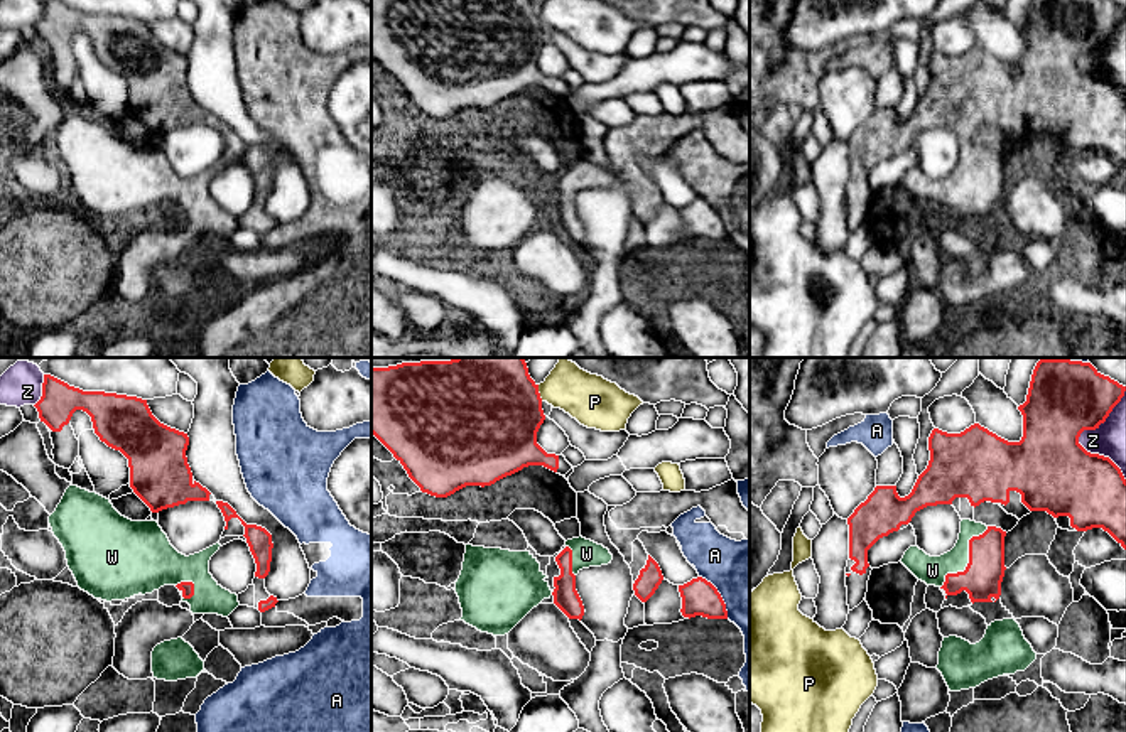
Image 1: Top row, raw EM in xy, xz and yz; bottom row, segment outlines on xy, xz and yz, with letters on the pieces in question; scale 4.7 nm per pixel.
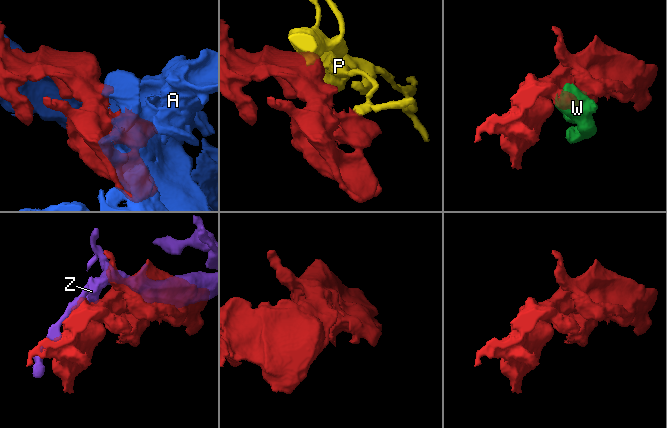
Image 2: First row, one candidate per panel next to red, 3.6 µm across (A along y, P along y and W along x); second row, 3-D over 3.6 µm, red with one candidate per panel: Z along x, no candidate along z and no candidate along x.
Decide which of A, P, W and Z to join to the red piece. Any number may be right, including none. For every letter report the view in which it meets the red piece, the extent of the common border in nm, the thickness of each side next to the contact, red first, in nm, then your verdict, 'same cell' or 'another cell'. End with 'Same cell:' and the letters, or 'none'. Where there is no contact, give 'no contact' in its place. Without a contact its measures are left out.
A: xz | 240 nm | 180/320 nm | another cell
P: xz | 80 nm | 500/240 nm | another cell
W: yz | 380 nm | 190/140 nm | same cell
Z: xy | 160 nm | 170/190 nm | another cell
Same cell: W

